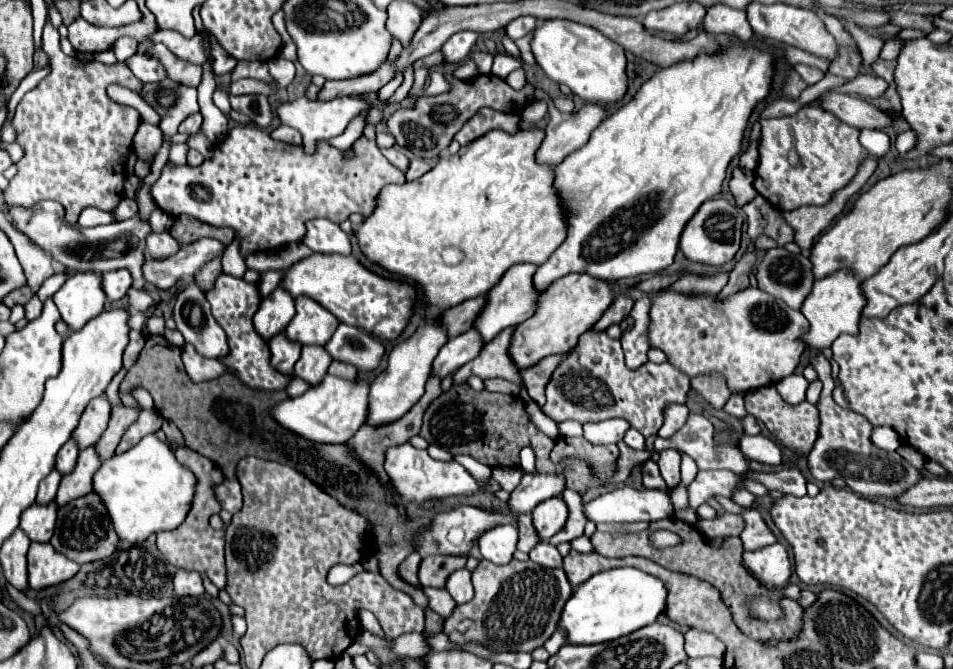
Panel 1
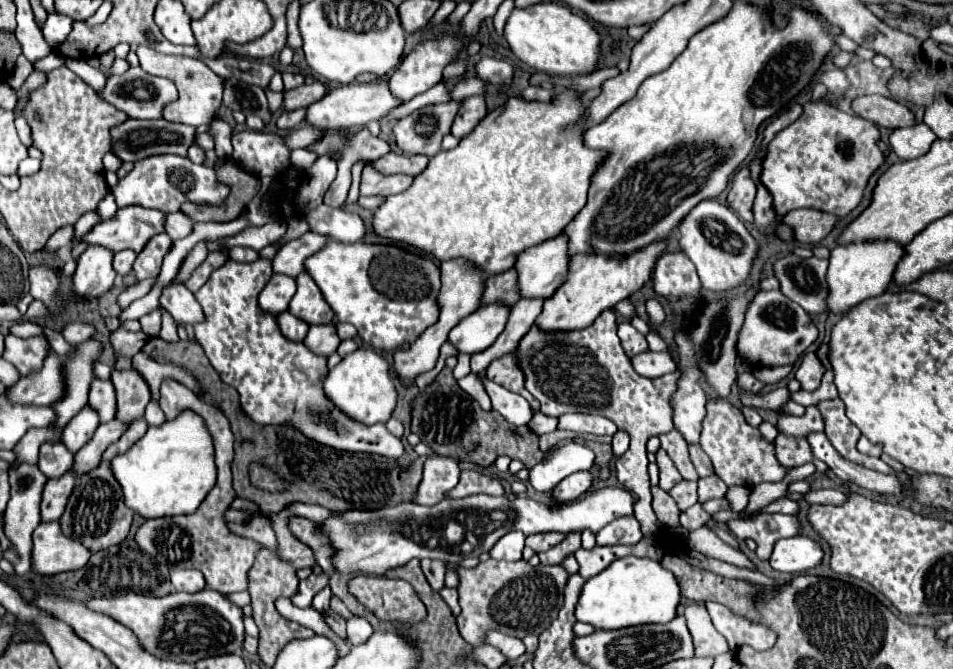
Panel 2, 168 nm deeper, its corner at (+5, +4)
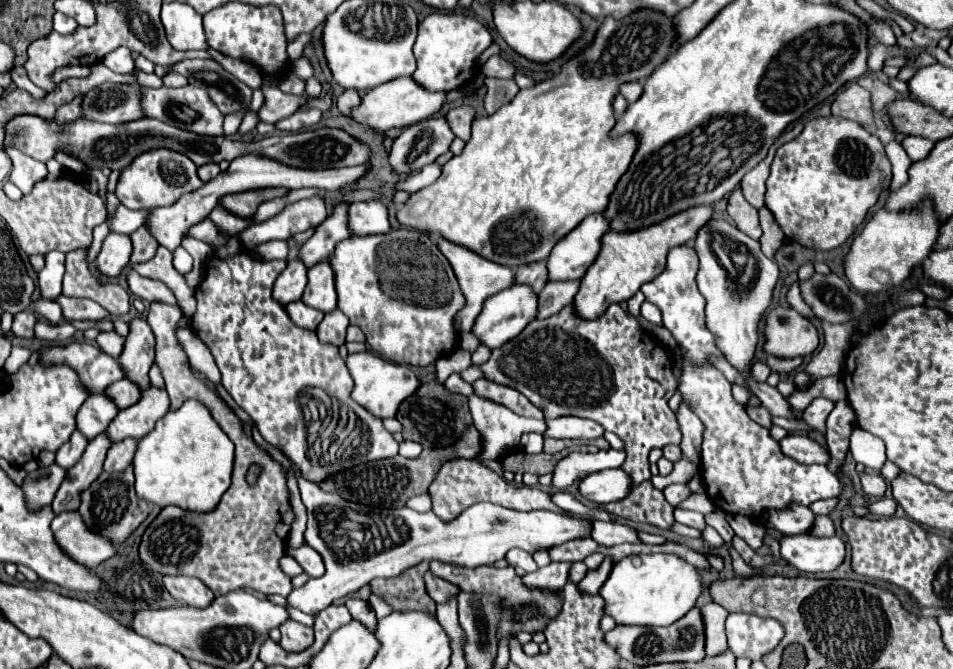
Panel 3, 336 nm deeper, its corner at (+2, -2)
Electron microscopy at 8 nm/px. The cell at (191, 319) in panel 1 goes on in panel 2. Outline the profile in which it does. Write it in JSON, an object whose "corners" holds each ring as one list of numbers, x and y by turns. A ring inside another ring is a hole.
{"corners":[[170,286,168,290,164,290,160,298,160,306,166,312,170,312,170,316,176,322,194,324,194,322,202,322,202,316,204,316,194,294,188,290,180,290,180,286]]}

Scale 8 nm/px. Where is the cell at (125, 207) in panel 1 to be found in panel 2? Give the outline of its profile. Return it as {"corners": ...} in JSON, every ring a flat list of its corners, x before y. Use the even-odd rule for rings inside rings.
{"corners":[[90,212,90,214,84,214,78,222,76,222,76,228,74,228,74,238,70,240,70,246,78,246,82,242,82,236,86,236,86,232,90,228,94,228,98,224,98,214,96,212]]}

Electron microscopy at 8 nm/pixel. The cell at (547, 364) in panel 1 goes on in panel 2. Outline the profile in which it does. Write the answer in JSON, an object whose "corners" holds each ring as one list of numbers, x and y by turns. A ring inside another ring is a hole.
{"corners":[[506,354,506,356,498,358,498,360,494,360,494,362,488,366,486,376,488,376,490,380,494,380,496,384,504,386,506,390,524,396,524,398,530,402,532,410,538,412,538,400,526,390,526,386,524,386,524,374,522,374,522,370,518,368,516,358,514,358,512,354]]}

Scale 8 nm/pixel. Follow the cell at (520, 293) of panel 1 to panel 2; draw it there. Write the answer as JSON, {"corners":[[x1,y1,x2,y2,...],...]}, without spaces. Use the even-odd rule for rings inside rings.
{"corners":[[566,234,550,238,520,254,516,262,522,298,550,298,568,276,570,252]]}

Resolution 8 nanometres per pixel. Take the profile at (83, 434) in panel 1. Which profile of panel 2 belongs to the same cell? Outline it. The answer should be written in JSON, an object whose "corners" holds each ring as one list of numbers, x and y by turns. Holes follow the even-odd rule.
{"corners":[[94,378,90,384,90,406,100,414,100,422,110,422,116,416,114,404,114,384,112,380]]}

